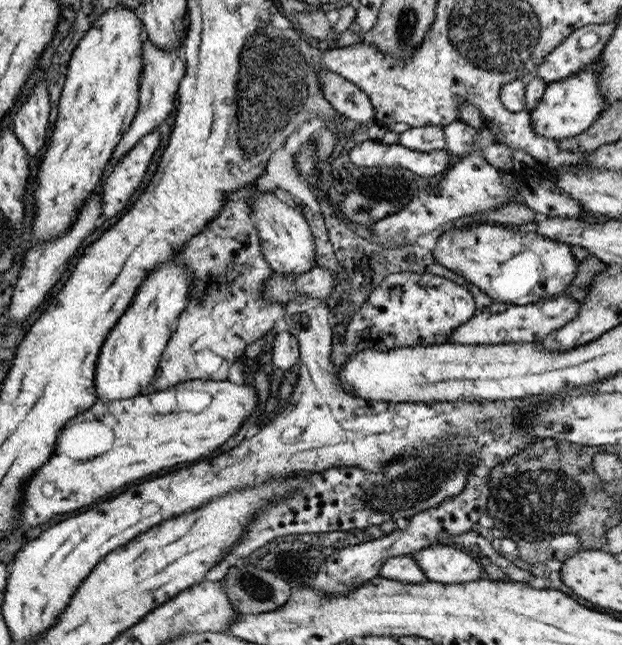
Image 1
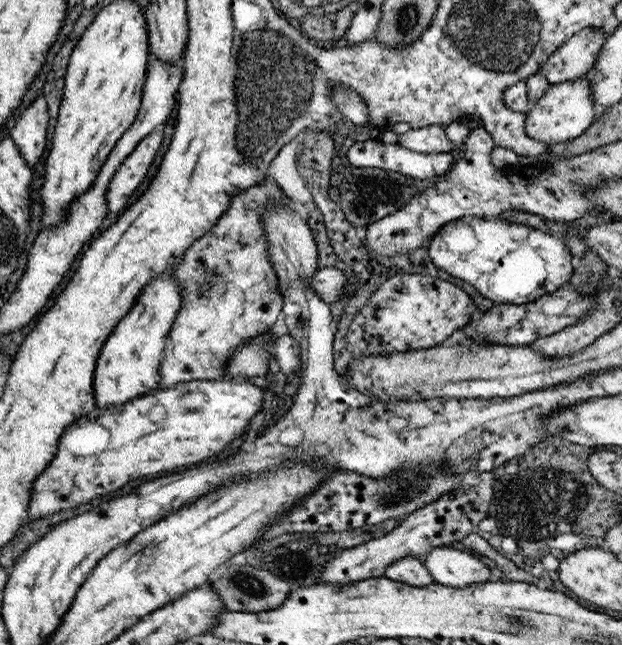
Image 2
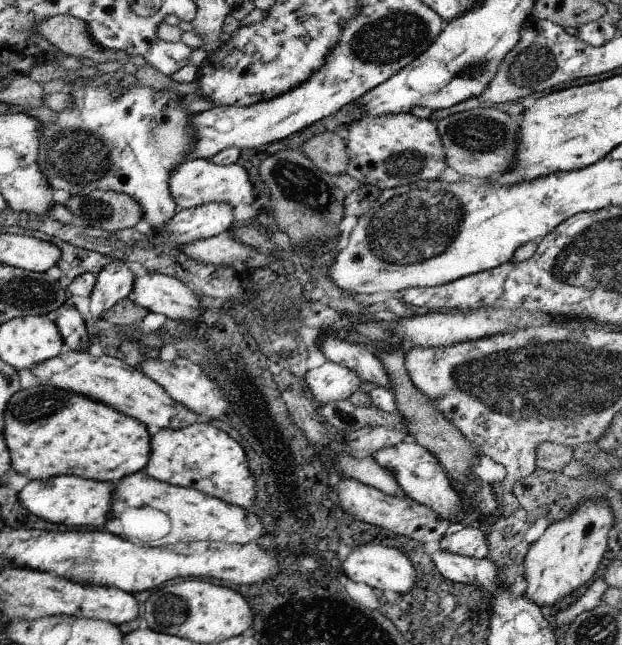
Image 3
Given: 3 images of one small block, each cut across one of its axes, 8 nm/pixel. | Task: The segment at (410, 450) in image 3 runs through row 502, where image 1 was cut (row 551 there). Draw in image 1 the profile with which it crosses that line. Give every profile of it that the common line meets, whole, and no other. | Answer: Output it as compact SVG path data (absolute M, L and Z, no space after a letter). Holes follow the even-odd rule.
M449 543L421 549L411 558L431 582L461 584L483 579L480 562L456 550Z

